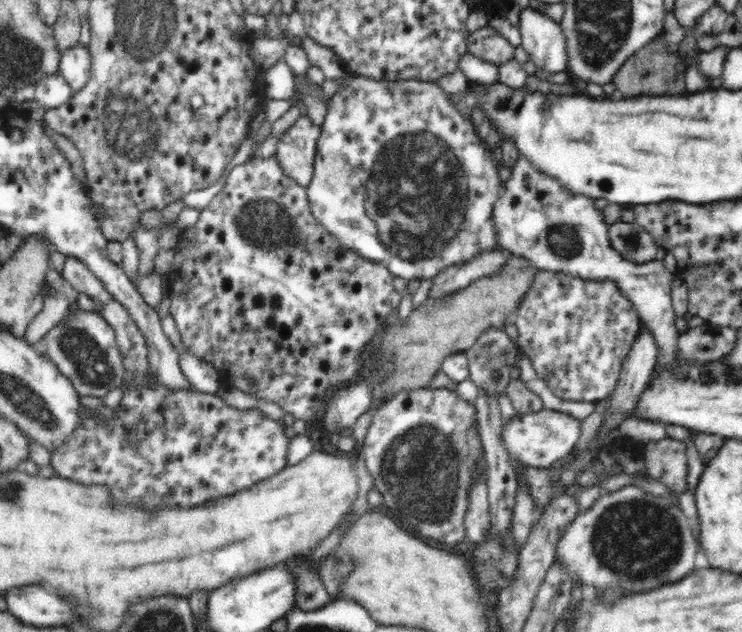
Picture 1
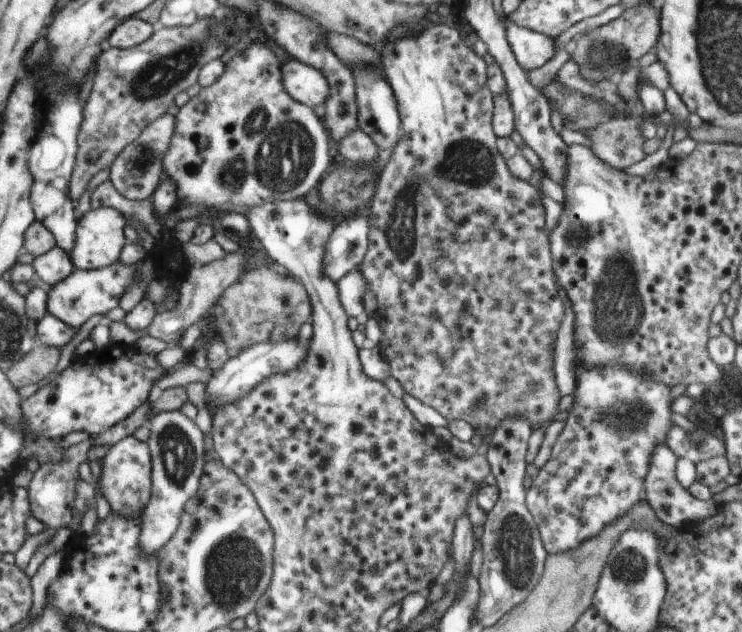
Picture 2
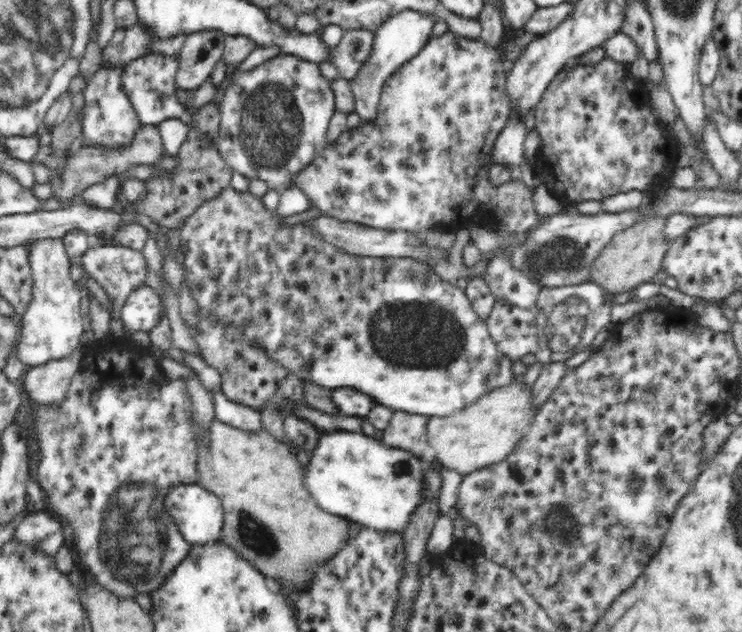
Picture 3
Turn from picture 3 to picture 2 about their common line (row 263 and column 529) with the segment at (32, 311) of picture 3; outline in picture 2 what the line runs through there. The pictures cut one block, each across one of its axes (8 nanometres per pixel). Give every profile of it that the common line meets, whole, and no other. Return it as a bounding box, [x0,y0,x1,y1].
[505,20,556,72]

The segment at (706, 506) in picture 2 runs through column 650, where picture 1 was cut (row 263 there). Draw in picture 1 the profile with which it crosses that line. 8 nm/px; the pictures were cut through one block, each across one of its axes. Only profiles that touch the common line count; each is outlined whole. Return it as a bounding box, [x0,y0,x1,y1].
[429,252,509,300]

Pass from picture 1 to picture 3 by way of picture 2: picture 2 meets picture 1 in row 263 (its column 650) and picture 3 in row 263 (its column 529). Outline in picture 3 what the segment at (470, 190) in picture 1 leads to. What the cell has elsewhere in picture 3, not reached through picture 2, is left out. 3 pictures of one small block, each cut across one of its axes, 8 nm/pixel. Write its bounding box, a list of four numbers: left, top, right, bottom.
[482,262,541,309]

